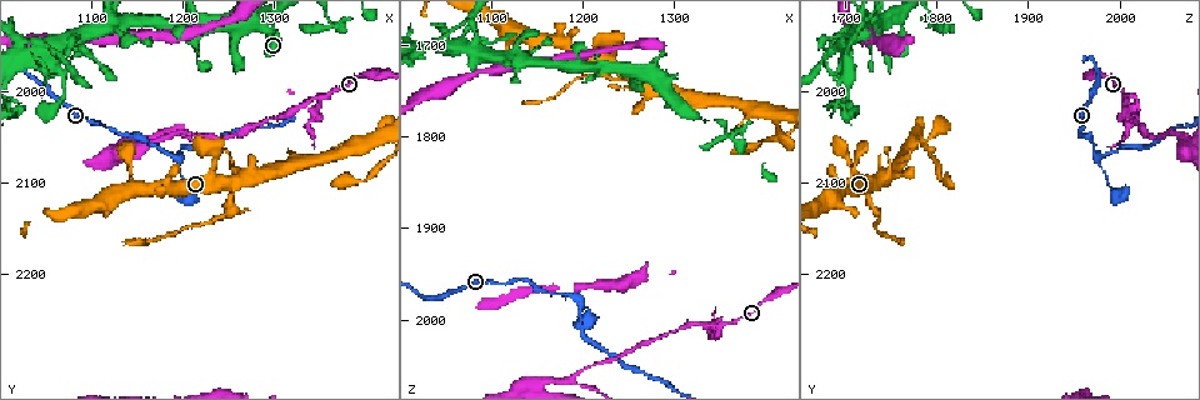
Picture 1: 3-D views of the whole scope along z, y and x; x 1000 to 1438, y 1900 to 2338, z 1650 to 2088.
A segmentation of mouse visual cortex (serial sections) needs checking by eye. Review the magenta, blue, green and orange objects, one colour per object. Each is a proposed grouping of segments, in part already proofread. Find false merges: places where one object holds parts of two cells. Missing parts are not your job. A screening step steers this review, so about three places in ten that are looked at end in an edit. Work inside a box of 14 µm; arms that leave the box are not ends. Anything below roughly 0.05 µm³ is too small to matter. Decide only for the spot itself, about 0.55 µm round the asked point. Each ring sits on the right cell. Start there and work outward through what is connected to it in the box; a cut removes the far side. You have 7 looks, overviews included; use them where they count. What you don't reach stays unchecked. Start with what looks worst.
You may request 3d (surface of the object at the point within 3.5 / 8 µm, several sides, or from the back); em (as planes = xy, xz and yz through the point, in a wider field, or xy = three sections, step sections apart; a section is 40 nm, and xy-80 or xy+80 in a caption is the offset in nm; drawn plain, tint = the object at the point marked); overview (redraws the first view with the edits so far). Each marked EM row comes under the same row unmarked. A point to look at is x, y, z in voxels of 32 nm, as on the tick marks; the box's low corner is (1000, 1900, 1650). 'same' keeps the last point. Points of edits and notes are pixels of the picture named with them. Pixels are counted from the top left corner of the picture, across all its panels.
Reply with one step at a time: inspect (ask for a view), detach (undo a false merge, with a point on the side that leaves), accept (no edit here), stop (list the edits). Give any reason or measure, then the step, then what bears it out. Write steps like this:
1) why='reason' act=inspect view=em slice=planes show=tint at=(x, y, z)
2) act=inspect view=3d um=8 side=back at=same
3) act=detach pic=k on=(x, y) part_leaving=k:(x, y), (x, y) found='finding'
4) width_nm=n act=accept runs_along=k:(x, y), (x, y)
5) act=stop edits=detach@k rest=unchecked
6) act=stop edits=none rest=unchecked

act=inspect view=3d um=3.5 at=(1335, 2015, 2005)

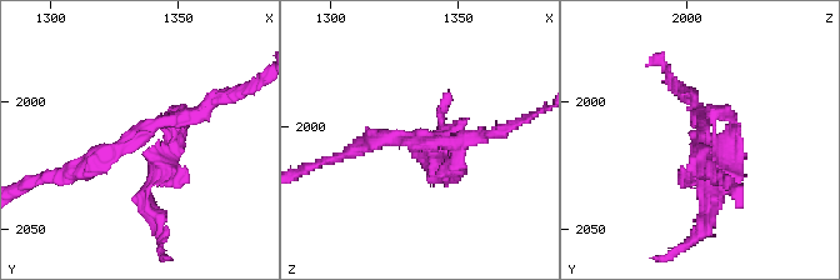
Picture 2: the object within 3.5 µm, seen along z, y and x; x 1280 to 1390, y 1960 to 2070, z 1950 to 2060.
act=inspect view=em slice=xy step=2 show=tint at=(1334, 2014, 2006)

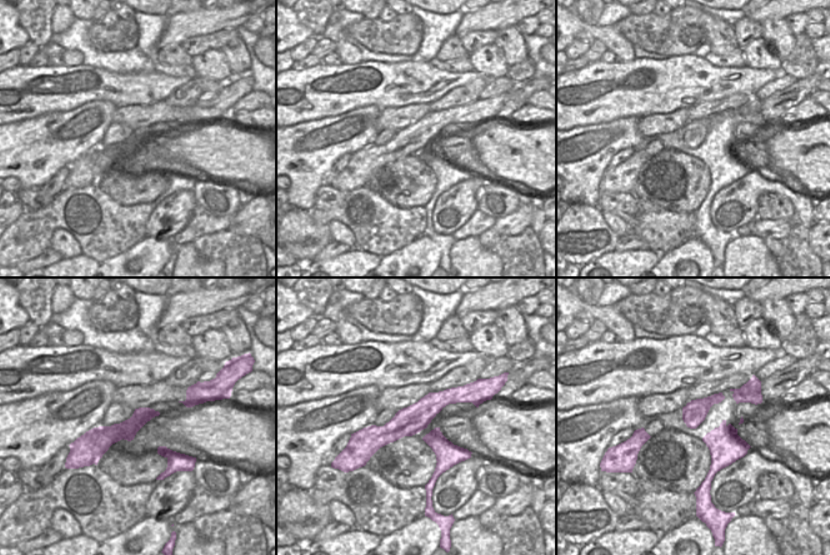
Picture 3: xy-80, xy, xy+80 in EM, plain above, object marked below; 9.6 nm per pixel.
act=detach pic=2 on=(685, 179) part_leaving=2:(148, 154), (144, 204), (159, 246) found='two cells meet here'

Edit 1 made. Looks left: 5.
act=inspect view=overview

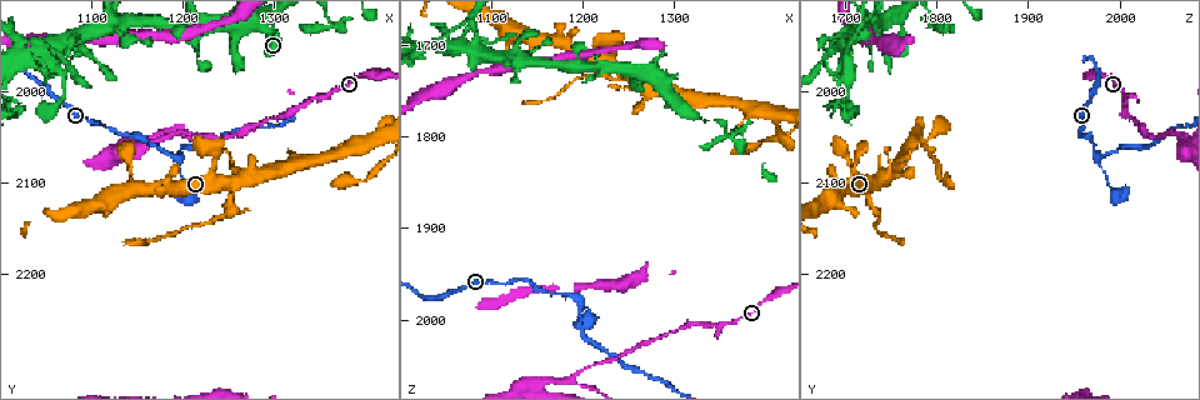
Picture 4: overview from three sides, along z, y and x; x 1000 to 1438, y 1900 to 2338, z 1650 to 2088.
why='sharp bend' act=inspect view=3d um=3.5 at=(1190, 2045, 2070)

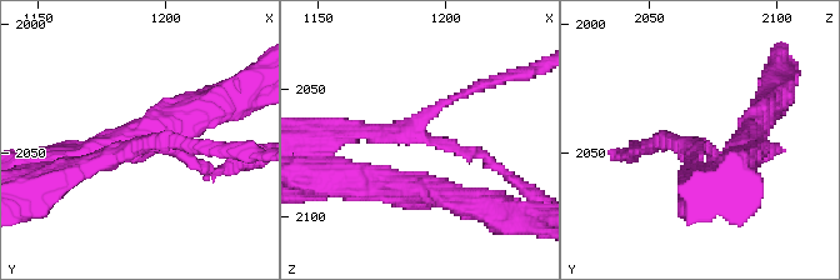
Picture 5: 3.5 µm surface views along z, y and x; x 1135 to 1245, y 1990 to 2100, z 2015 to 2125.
why='shape alone is not enough' act=inspect view=em slice=xy step=2 show=tint at=(1189, 2047, 2065)

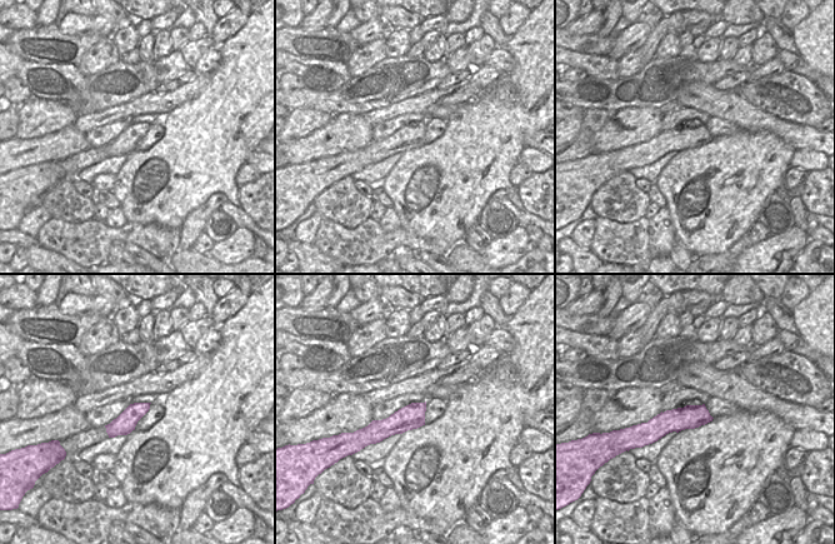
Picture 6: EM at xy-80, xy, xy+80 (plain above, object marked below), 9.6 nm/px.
act=accept runs_along=5:(484, 84), (404, 135), (343, 129) found='continuous, no second cell'

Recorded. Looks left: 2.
act=inspect view=3d um=3.5 at=(1050, 1985, 1695)

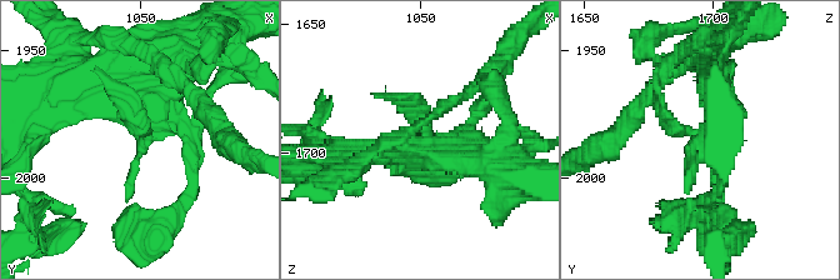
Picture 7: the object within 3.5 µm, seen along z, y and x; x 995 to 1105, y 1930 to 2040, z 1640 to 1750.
act=inspect view=em slice=xy step=3 show=tint at=same

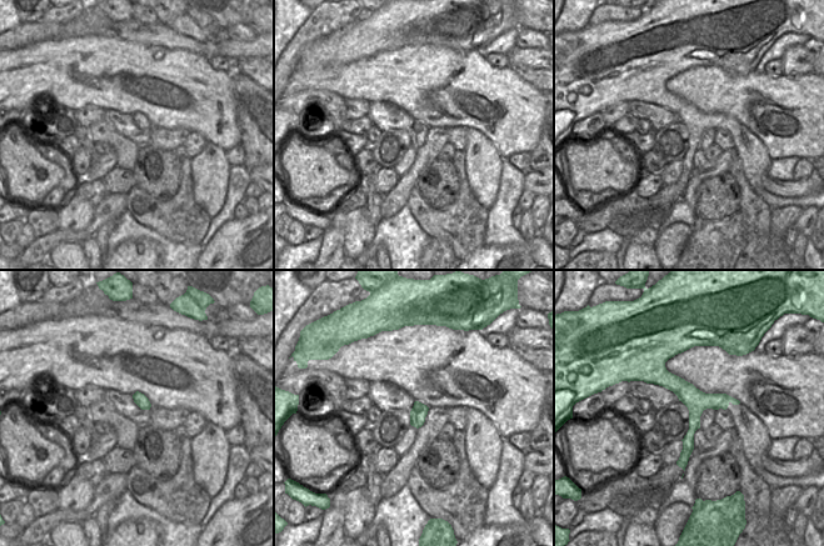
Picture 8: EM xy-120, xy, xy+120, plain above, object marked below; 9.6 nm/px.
width_nm=160 act=accept runs_along=8:(660, 370), (694, 402), (682, 461) found='all the same cell'

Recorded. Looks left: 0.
act=stop edits=detach@2 rest=unchecked

